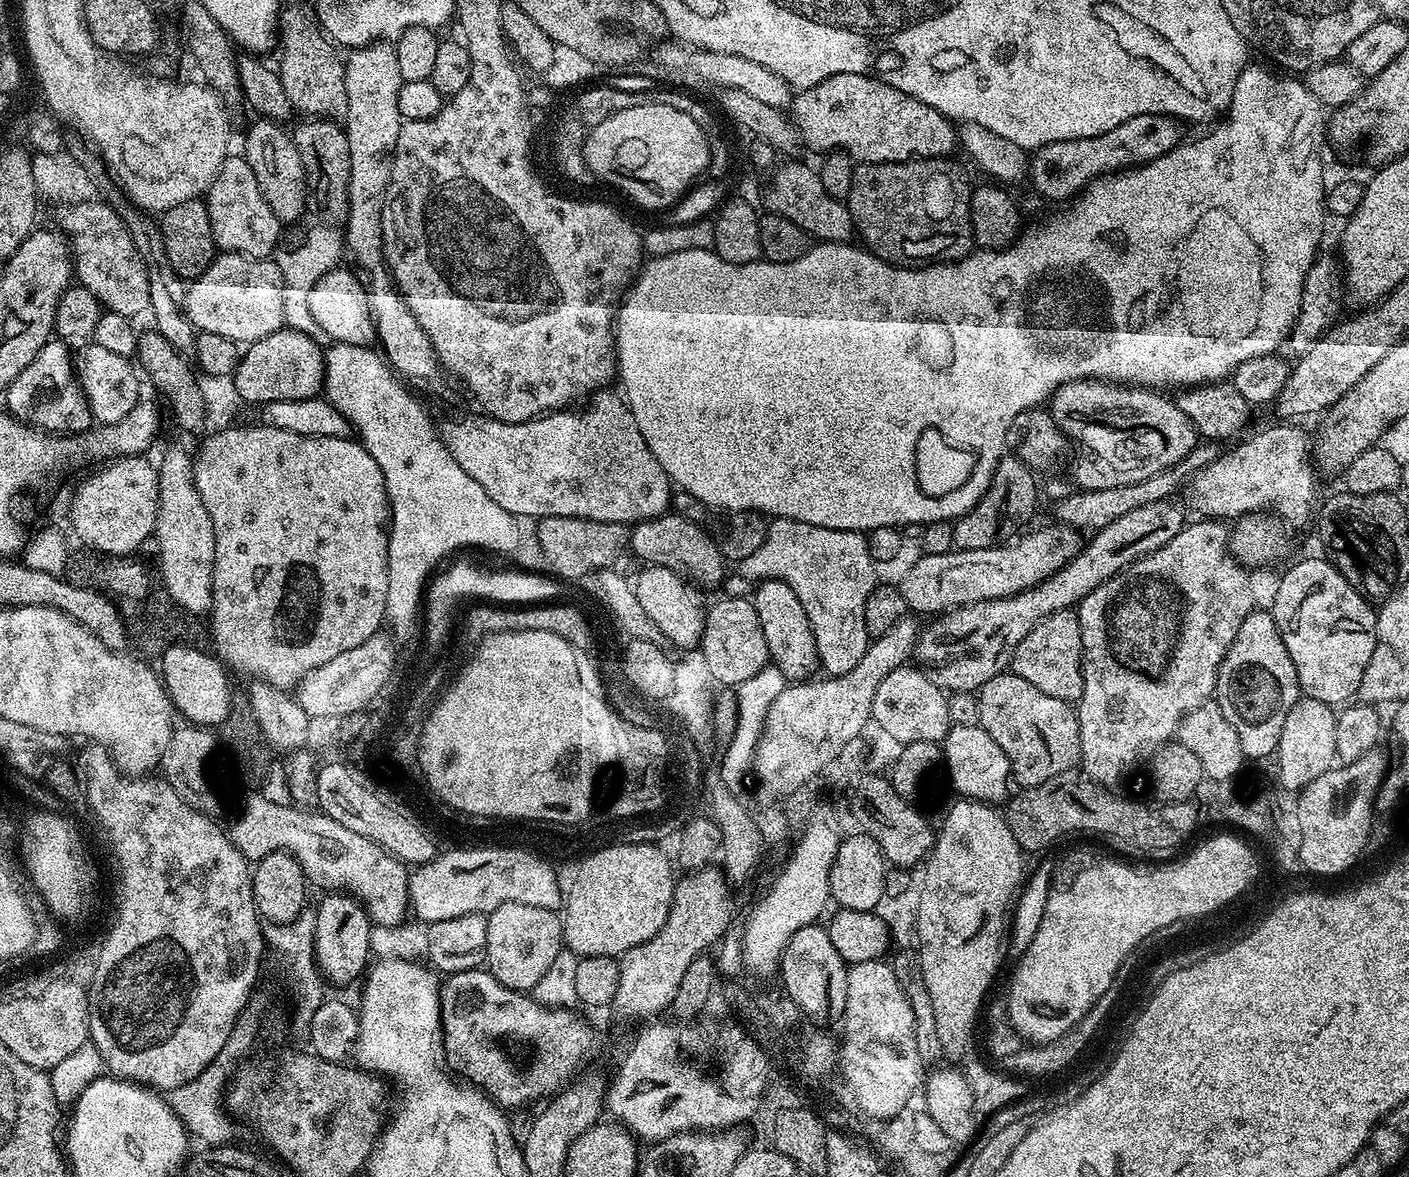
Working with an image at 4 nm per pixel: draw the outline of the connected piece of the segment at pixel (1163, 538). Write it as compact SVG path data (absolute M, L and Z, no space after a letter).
M1169 498L1150 502L1150 506L1138 506L1138 510L1130 510L1130 514L1122 514L1122 518L1114 518L1114 522L1110 522L1105 528L1095 529L1093 536L1096 537L1089 544L1087 541L1080 551L1068 563L1062 565L1053 576L1049 576L1047 580L1033 587L1025 588L1023 592L1017 592L1015 596L1005 596L1002 600L980 600L977 604L963 604L961 608L953 608L937 615L933 619L936 621L925 632L923 629L917 635L915 659L917 661L920 659L919 663L929 673L934 674L936 685L940 688L949 693L975 693L983 684L990 682L990 678L994 678L1011 665L1015 648L1042 618L1058 610L1075 609L1080 601L1084 600L1086 594L1090 594L1090 590L1094 590L1102 582L1121 572L1123 568L1129 568L1135 560L1140 560L1148 553L1158 550L1166 542L1170 542L1174 534L1182 531L1186 523L1185 505L1175 504L1176 502L1175 499Z

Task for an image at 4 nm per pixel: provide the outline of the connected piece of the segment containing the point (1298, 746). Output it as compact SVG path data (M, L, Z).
M1301 695L1294 706L1290 706L1290 714L1286 714L1286 722L1282 722L1282 734L1276 739L1274 753L1275 771L1287 784L1285 793L1299 793L1314 778L1333 767L1336 758L1336 713L1337 709L1333 705L1305 695Z

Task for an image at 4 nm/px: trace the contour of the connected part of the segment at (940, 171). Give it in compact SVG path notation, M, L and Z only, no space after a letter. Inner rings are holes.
M948 158L908 159L892 164L857 163L853 167L853 181L846 203L852 223L868 251L889 264L907 265L909 262L955 262L973 251L970 222L970 183L951 164Z

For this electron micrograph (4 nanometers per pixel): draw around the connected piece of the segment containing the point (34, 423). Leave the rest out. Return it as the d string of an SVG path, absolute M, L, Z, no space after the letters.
M49 339L34 362L10 382L3 396L8 403L7 411L21 424L49 434L84 434L93 427L92 411L80 388L80 381L76 379L73 357L68 357L68 348L64 344L67 343L63 339Z

